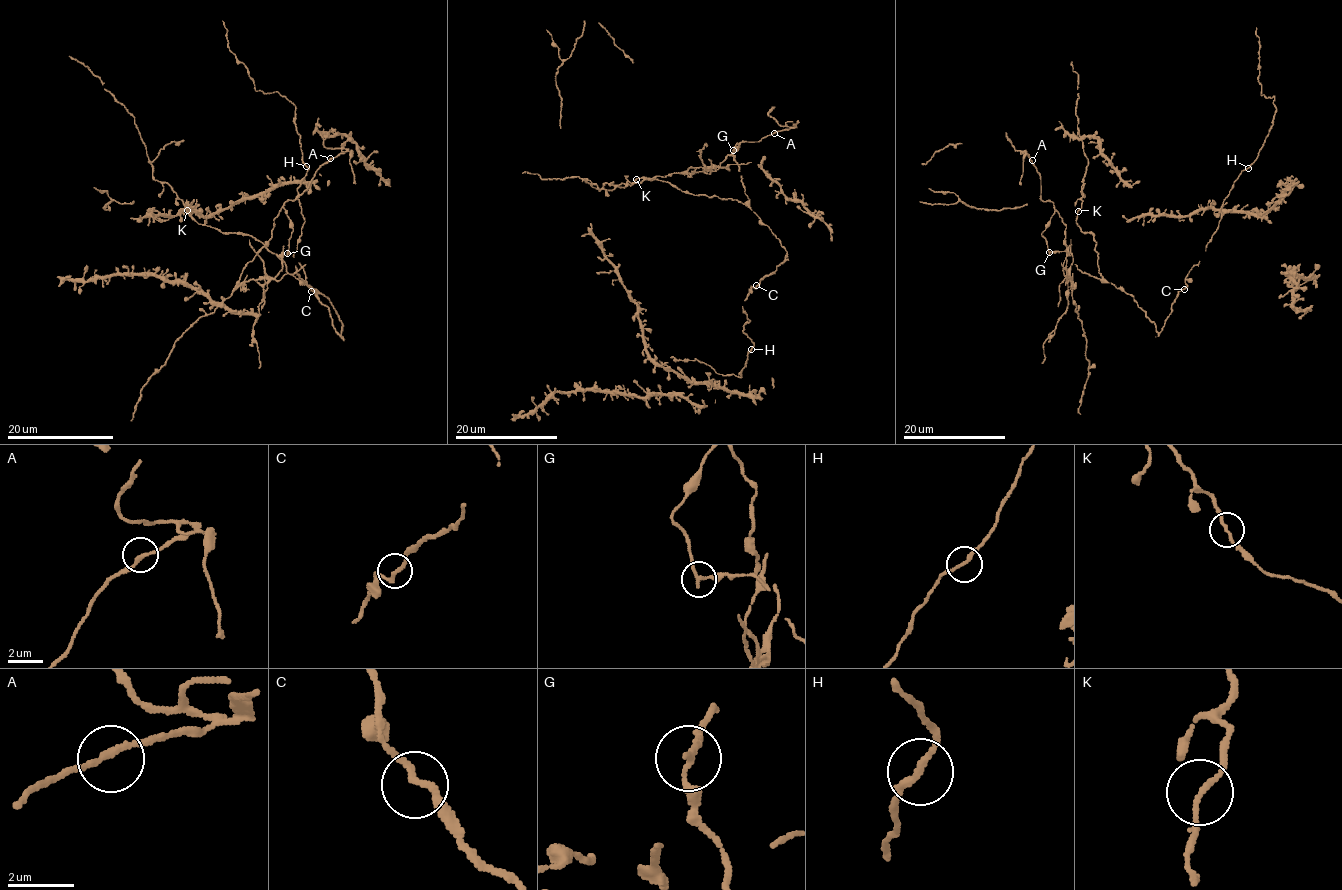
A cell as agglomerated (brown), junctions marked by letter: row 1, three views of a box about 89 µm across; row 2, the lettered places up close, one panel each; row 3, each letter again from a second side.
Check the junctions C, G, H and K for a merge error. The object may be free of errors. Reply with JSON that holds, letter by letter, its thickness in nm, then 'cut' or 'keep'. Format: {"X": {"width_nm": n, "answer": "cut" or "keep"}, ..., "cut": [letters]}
{"C": {"width_nm": 190, "answer": "keep"}, "G": {"width_nm": 180, "answer": "cut"}, "H": {"width_nm": 190, "answer": "keep"}, "K": {"width_nm": 160, "answer": "keep"}, "cut": ["G"]}

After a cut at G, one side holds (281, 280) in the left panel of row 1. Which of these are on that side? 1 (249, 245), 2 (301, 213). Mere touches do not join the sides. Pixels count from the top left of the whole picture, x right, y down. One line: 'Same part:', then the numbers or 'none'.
Same part: 1

